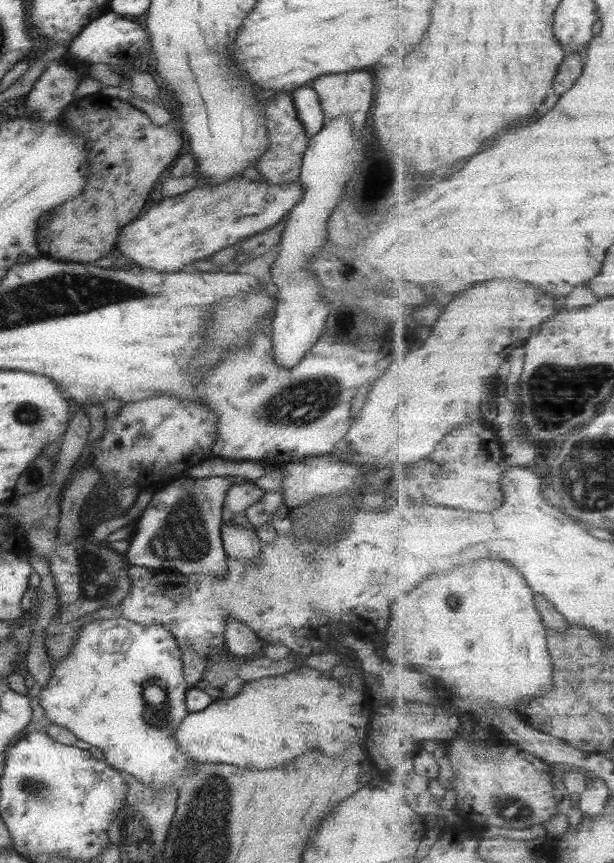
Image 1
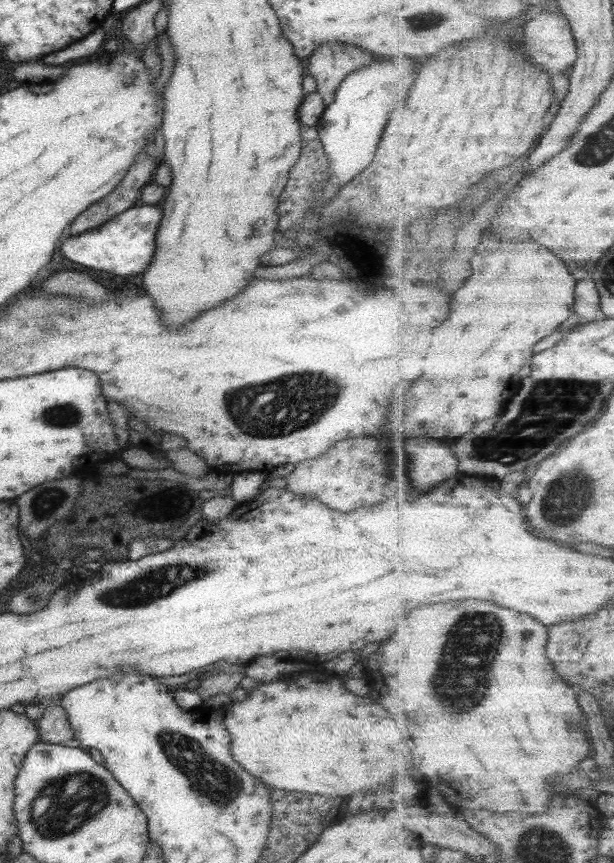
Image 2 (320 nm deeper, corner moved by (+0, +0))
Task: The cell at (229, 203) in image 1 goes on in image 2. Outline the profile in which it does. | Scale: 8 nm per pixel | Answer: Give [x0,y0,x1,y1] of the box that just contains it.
[59,205,161,276]

